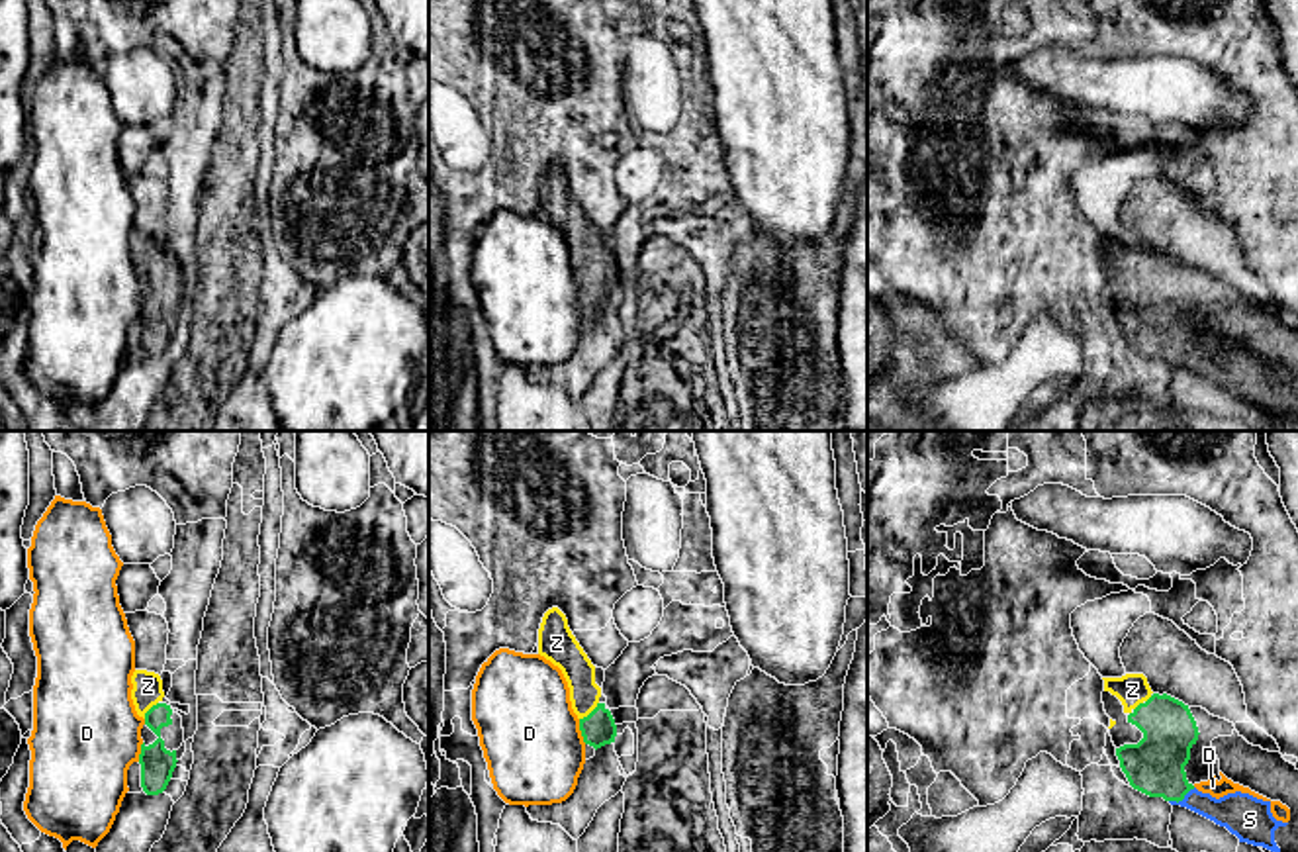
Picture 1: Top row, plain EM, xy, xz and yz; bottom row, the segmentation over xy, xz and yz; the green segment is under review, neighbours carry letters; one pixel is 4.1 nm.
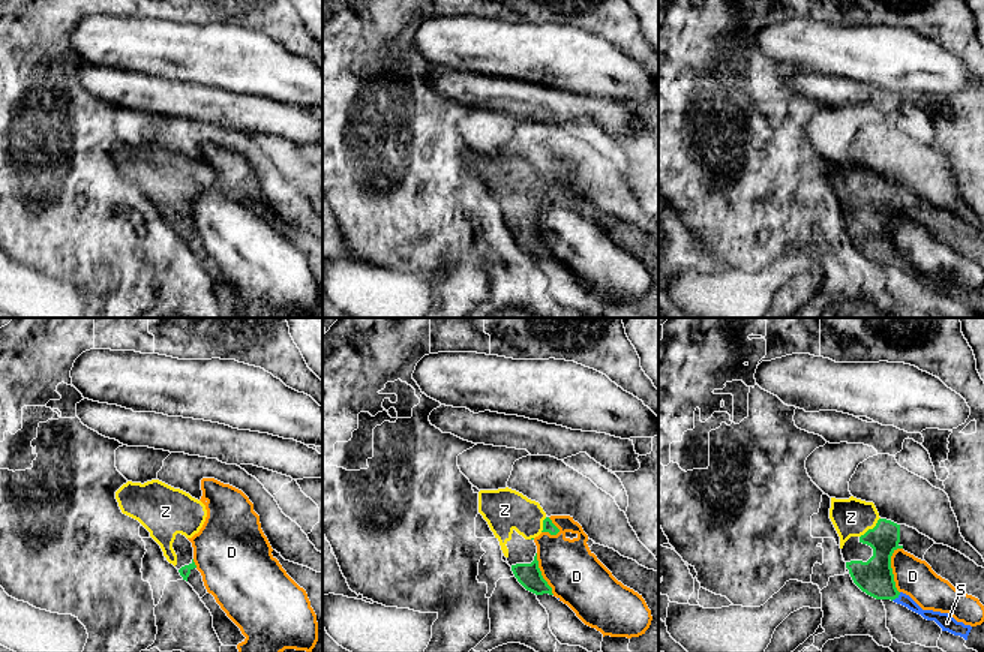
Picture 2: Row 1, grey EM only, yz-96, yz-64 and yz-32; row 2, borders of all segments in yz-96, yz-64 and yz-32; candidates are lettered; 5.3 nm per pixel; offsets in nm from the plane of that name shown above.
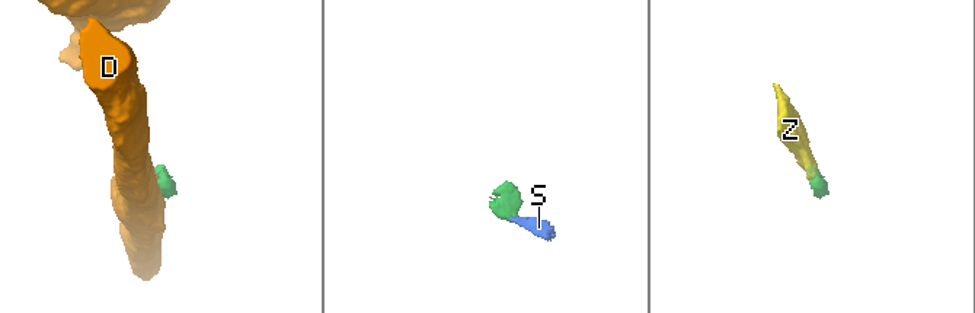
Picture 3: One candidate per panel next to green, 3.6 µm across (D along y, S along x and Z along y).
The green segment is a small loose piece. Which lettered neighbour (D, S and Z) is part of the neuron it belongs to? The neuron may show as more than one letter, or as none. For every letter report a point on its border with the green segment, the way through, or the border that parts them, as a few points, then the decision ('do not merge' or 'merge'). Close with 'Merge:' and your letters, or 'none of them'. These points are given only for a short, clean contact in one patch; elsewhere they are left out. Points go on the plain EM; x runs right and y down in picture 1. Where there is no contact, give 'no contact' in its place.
D: contact xz (580, 290); border xz (578, 281), (578, 290), (586, 304); do not merge
S: contact yz (1181, 361); way yz (1156, 328), (1181, 361), (1240, 375); merge
Z: contact xz (592, 273); way xz (598, 290), (592, 273), (578, 232); merge
Merge: S, Z

